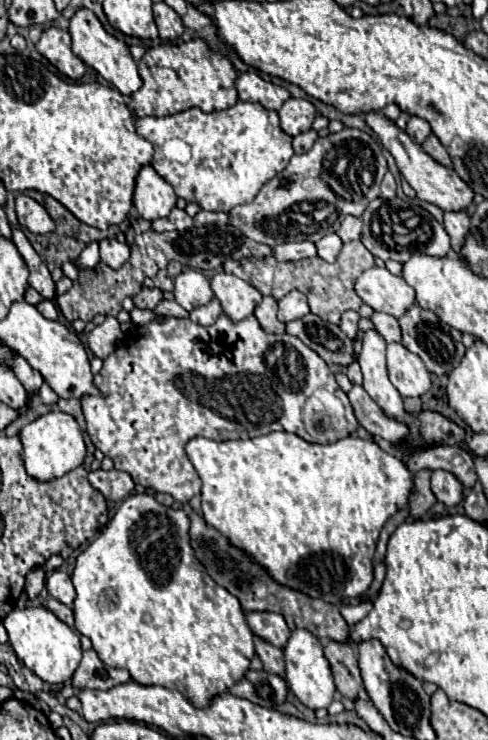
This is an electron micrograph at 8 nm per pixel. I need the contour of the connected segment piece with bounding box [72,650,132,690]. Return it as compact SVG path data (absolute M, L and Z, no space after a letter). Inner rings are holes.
M86 650L78 670L72 676L72 686L76 690L90 688L90 690L110 690L118 684L130 682L132 676L128 670L118 670L106 666L94 650Z

